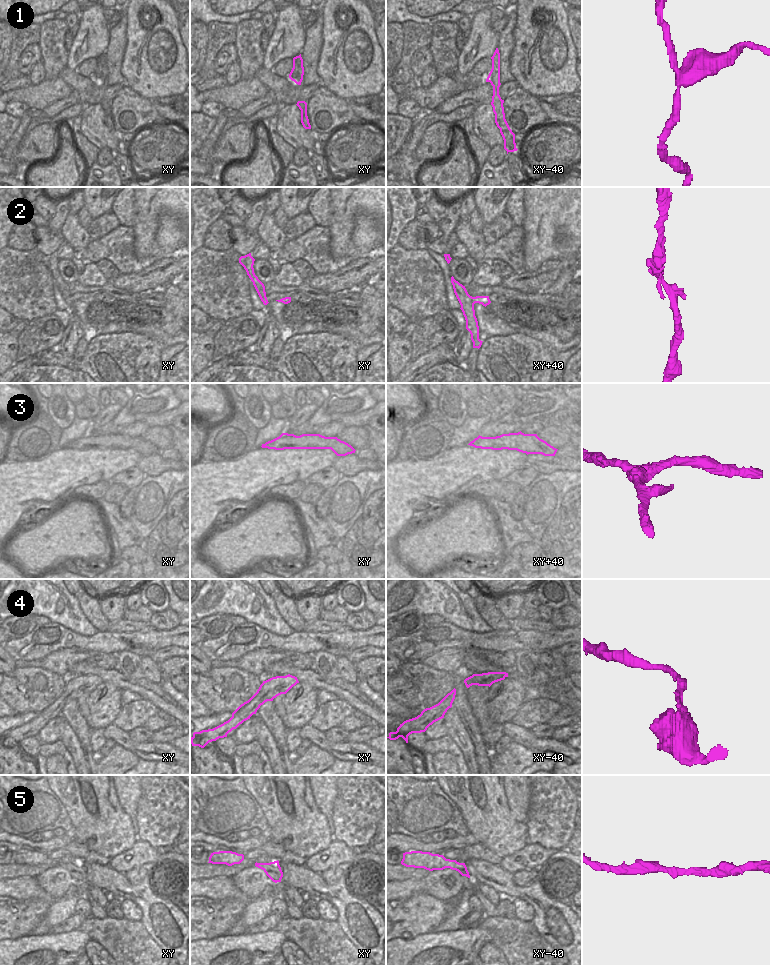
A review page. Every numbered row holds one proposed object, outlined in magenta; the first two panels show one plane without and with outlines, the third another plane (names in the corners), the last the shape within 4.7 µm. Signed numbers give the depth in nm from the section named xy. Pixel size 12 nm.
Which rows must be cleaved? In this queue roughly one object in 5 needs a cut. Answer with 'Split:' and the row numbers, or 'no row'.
Split: 1

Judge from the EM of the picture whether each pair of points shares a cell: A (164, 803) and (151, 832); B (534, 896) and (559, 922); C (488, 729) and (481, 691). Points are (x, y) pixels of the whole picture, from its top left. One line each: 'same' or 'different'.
A: same
B: same
C: same

